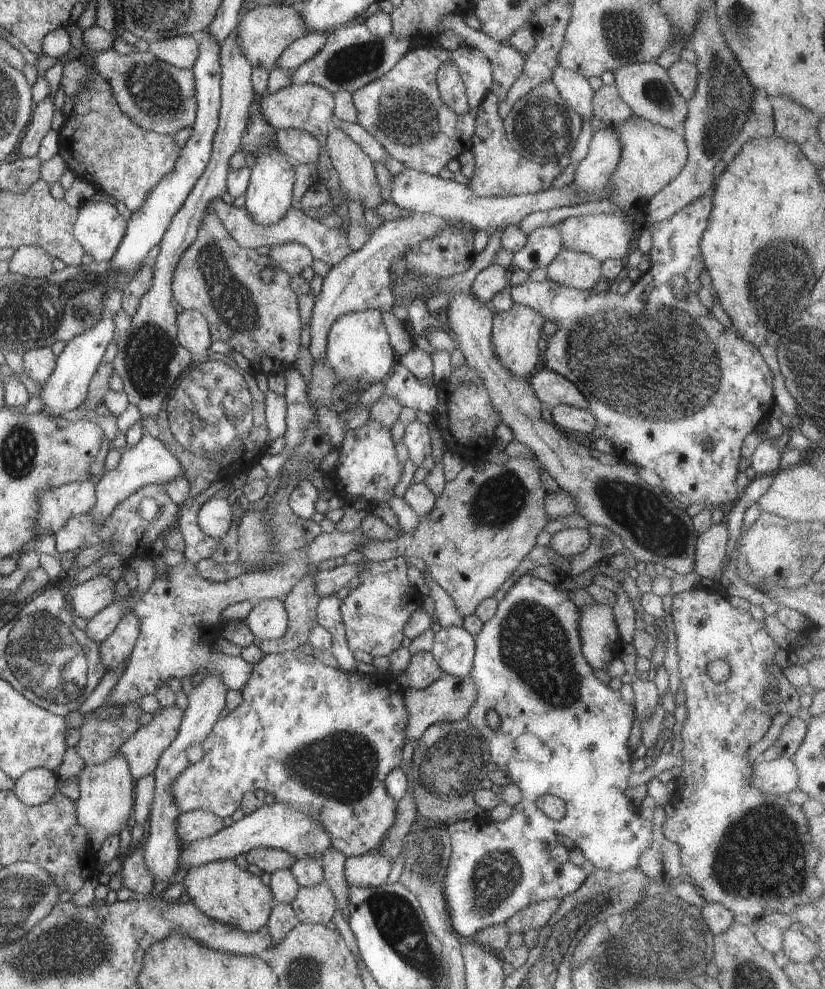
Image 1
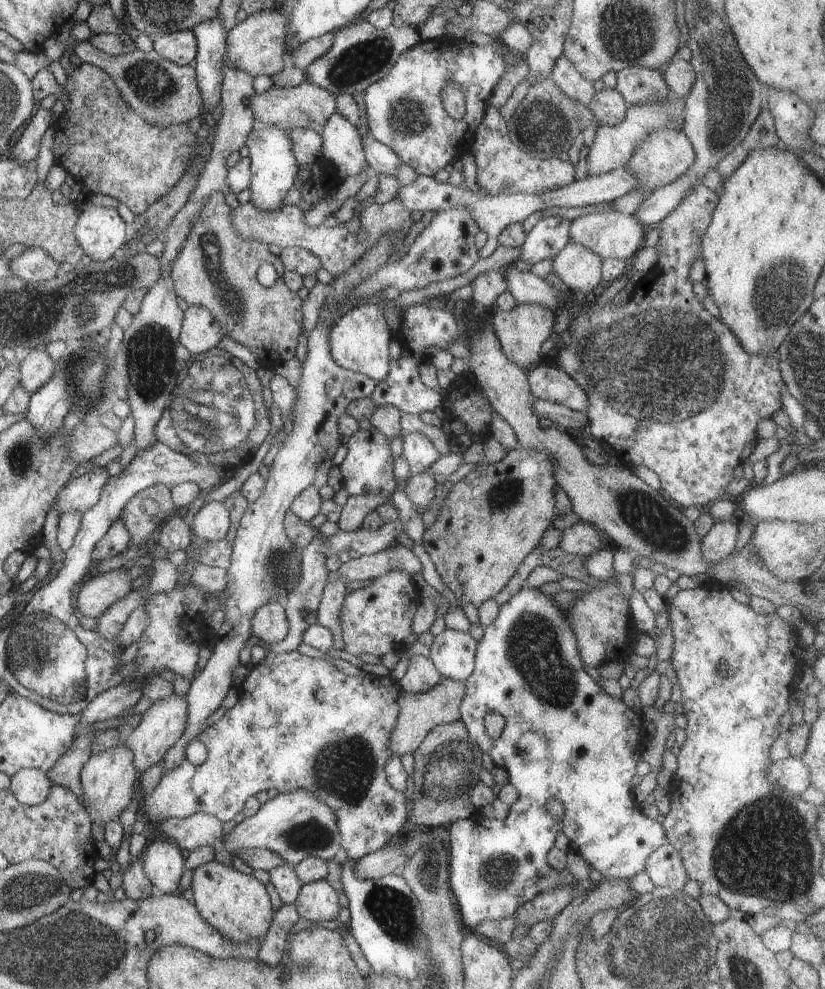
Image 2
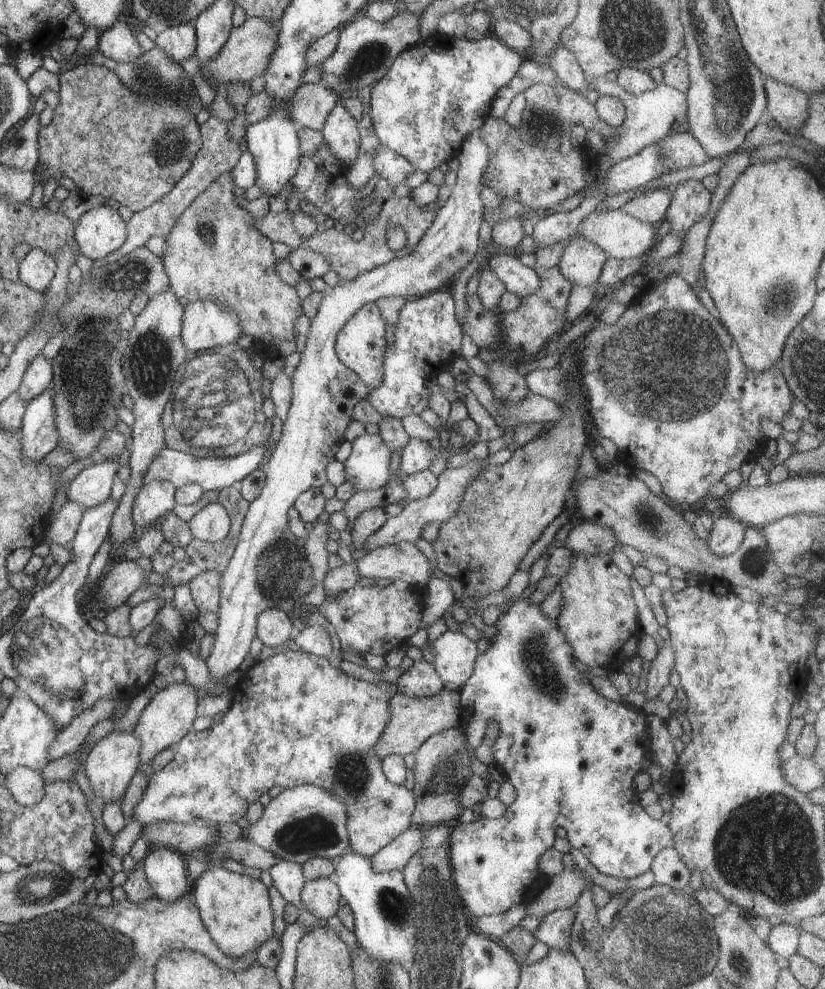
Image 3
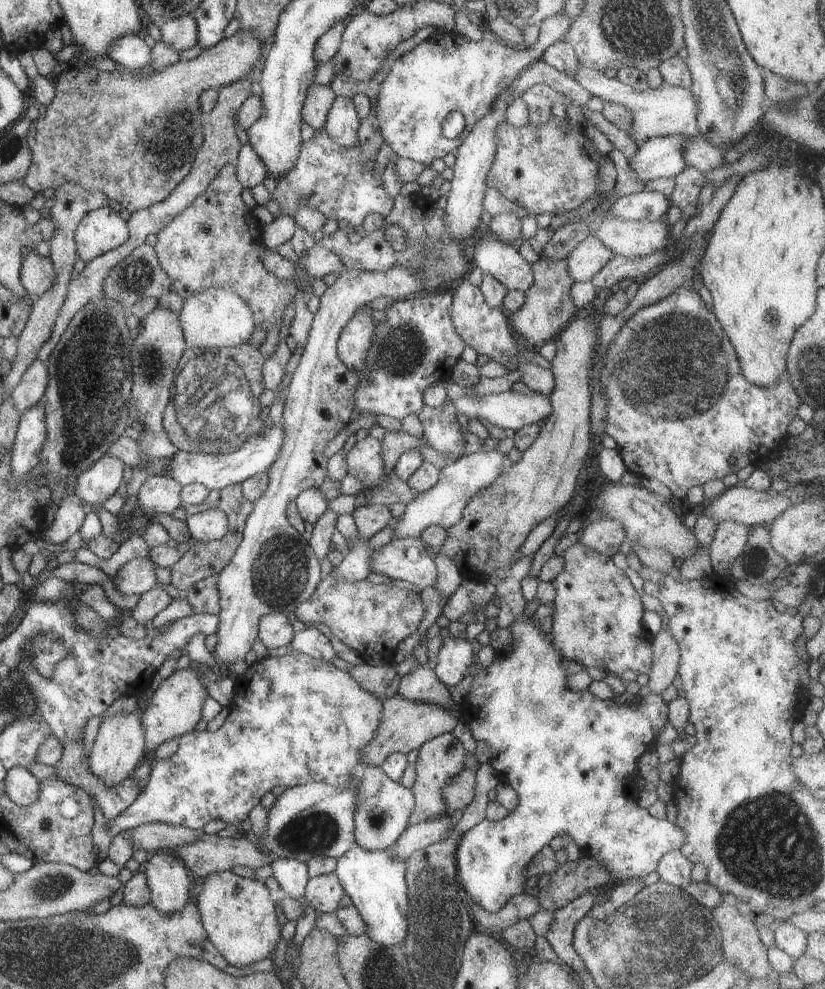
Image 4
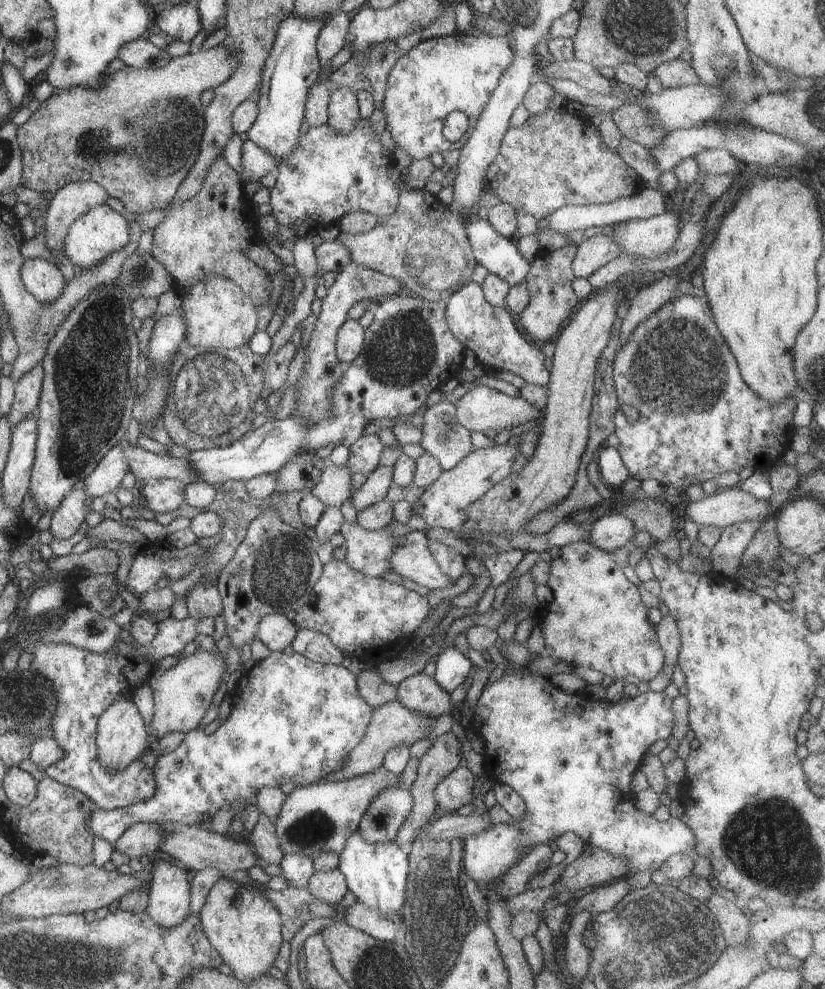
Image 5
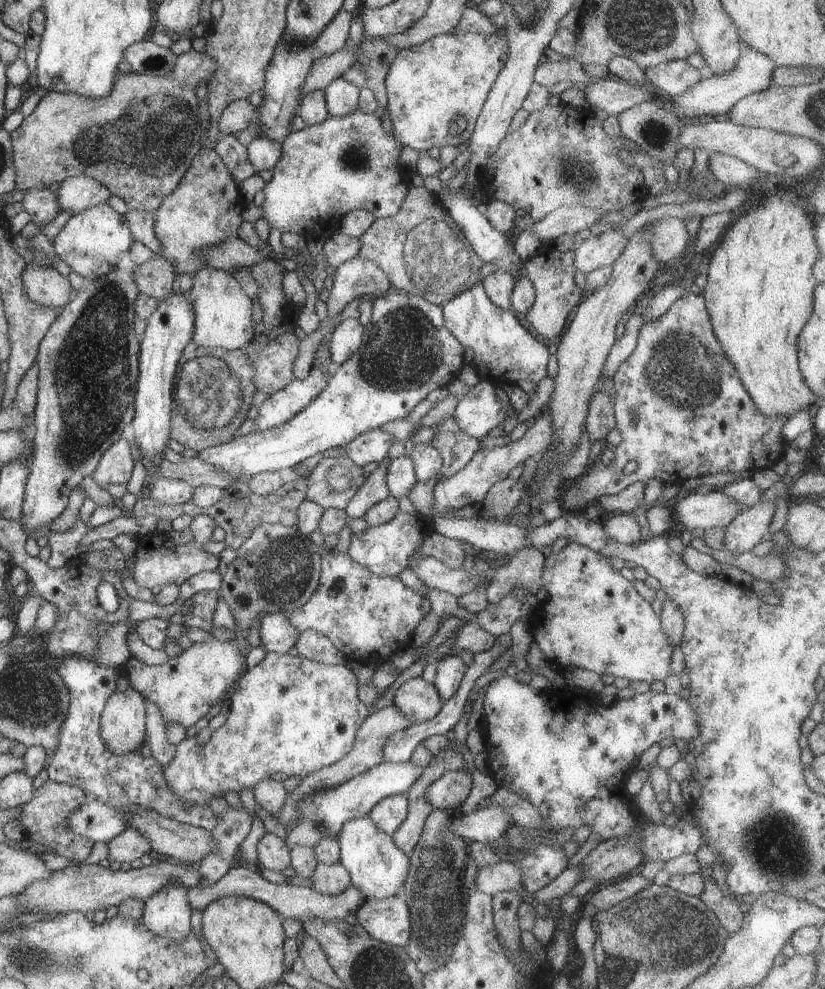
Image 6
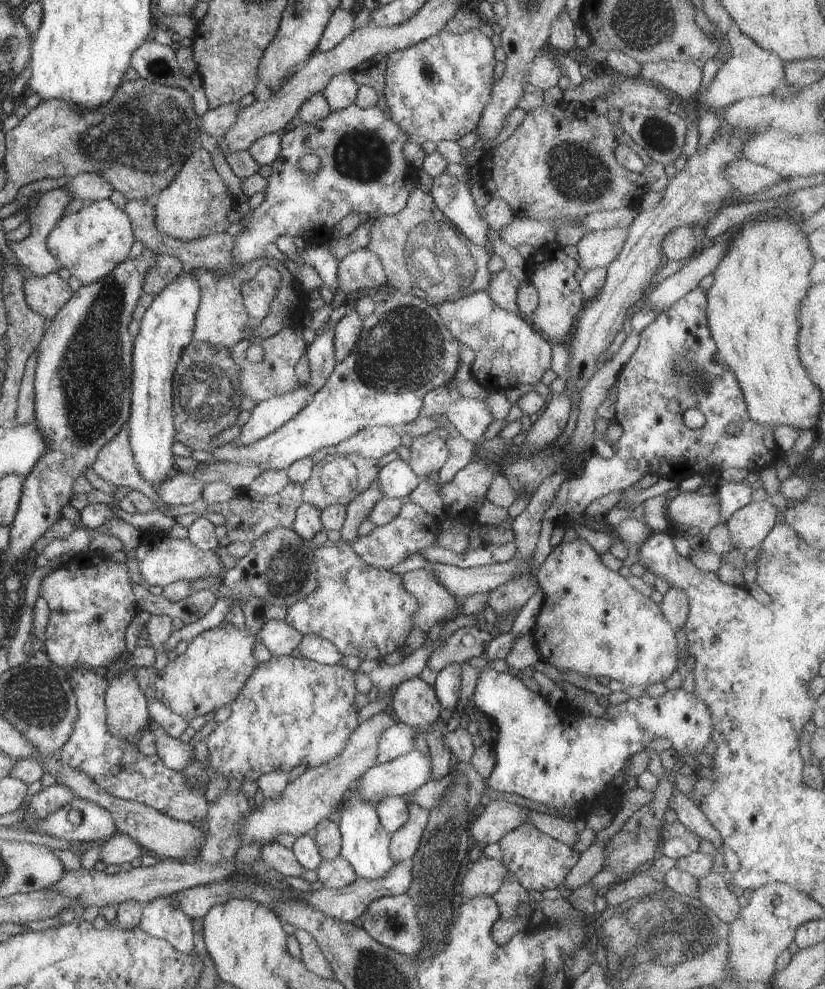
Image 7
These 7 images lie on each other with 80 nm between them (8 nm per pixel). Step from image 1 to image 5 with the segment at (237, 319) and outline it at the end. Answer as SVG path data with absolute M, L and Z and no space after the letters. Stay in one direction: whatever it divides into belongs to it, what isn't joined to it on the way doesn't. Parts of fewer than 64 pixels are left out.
M224 157L213 161L208 174L203 180L203 187L188 200L170 207L164 220L153 230L152 256L169 272L174 282L182 288L192 288L196 283L206 280L210 275L234 281L237 288L242 289L255 307L270 305L278 292L272 289L271 275L261 266L246 256L245 250L258 242L258 216L254 205L245 194L244 182Z

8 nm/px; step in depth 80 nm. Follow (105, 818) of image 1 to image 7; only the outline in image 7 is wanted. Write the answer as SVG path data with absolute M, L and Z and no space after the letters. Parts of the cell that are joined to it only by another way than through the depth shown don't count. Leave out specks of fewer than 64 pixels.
M133 666L120 678L115 678L111 675L109 683L111 686L106 692L106 705L107 705L107 725L109 732L115 737L120 737L124 741L130 741L130 738L134 738L136 734L140 734L146 724L148 724L148 709L149 704L146 704L146 696L143 693L143 689L140 688L138 681L136 680L135 668Z

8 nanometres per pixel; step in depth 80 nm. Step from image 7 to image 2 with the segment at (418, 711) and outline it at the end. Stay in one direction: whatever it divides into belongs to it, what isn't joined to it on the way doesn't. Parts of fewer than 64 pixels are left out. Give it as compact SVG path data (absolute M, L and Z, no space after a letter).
M416 655L403 665L396 678L400 690L412 694L428 692L445 680L429 657Z

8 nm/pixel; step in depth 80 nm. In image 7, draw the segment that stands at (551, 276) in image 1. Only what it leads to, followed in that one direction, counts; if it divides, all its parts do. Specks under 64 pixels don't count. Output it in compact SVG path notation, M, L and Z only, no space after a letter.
M600 229L586 233L578 242L577 266L586 269L607 267L623 249L629 229Z

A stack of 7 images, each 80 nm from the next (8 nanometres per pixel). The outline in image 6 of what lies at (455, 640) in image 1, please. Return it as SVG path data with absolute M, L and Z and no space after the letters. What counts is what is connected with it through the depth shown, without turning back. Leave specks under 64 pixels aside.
M446 655L437 662L437 674L434 686L437 688L443 702L453 697L460 686L467 665L459 655Z

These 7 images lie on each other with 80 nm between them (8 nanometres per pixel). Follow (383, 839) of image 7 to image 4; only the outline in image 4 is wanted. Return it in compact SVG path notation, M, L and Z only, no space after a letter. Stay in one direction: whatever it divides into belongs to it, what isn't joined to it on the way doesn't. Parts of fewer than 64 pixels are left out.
M354 844L337 858L334 874L338 877L345 894L366 923L365 935L386 949L400 946L406 939L409 918L409 896L405 879L406 862L391 856L390 848L383 851L367 851Z

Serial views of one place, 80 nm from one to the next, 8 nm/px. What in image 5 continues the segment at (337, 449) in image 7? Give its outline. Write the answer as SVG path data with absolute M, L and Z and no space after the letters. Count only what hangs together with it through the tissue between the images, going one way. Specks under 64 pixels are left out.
M374 434L361 436L349 448L347 467L351 474L363 474L368 478L378 466L385 444Z

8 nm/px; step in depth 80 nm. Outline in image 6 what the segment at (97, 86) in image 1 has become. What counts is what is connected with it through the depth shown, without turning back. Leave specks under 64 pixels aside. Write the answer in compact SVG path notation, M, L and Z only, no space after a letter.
M192 50L181 54L177 59L171 71L165 75L156 74L142 74L131 71L129 73L119 72L118 78L115 80L115 86L112 87L111 94L107 97L92 98L76 93L59 93L56 91L48 91L48 94L41 98L40 102L35 107L32 114L24 117L24 120L16 130L11 132L11 139L13 144L13 163L15 164L16 189L31 191L32 189L48 189L50 184L58 182L62 183L63 180L72 177L85 176L97 180L102 186L110 190L111 194L120 196L127 204L128 209L149 212L156 214L162 201L170 196L181 184L181 180L189 169L196 163L200 156L201 145L204 140L204 120L200 113L200 102L196 97L196 88L200 82L208 84L209 78L217 69L217 64L214 59L209 57L208 53L201 53Z

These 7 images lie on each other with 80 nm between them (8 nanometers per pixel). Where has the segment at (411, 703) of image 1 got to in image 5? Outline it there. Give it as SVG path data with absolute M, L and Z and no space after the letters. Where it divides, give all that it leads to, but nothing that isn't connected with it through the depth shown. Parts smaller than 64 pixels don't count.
M398 699L375 708L371 723L364 738L357 744L344 761L343 767L320 781L343 781L359 777L387 766L387 752L394 747L411 747L424 738L433 737L431 729L438 717L428 716L421 712L406 708Z

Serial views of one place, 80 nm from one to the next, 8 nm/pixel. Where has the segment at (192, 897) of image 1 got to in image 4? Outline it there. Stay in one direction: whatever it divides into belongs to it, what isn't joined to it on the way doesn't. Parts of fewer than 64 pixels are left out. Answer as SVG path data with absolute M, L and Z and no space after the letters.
M231 871L209 874L194 898L207 937L228 964L242 968L260 961L276 950L281 927L276 917L275 894L262 881L241 877Z

